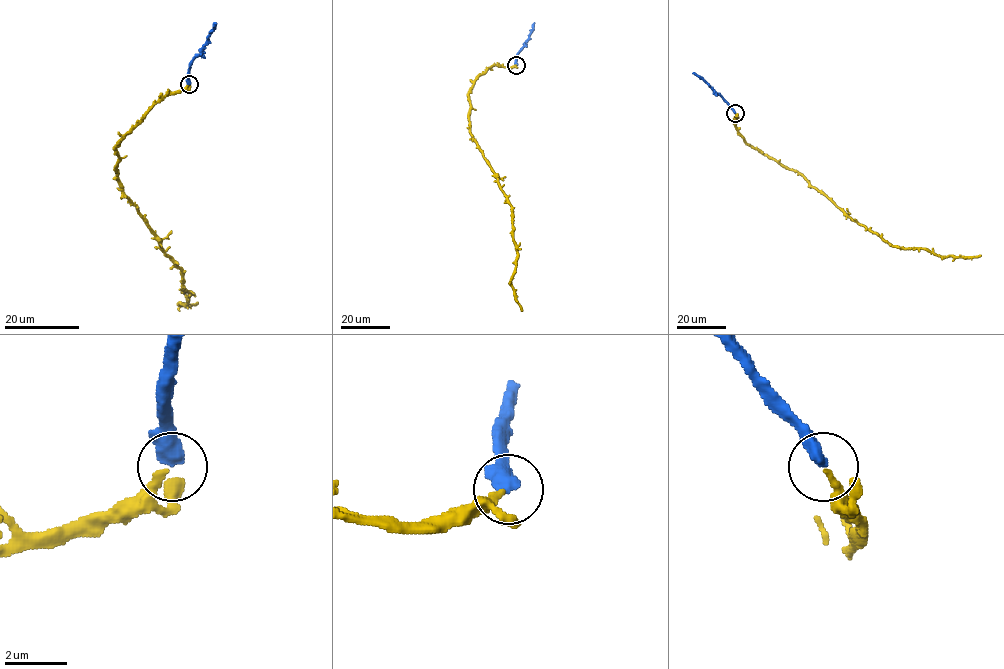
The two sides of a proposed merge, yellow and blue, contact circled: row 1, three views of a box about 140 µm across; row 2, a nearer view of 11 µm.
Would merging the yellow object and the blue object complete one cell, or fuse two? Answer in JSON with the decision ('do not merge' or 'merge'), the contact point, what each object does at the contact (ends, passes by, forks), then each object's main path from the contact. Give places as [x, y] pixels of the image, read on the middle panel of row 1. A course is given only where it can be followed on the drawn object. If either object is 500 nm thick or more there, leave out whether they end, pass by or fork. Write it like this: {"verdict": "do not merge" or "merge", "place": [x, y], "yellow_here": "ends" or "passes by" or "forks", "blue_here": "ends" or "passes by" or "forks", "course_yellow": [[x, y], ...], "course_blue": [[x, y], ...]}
{"verdict": "merge", "place": [516, 65], "yellow_here": "ends", "blue_here": "ends", "course_yellow": [[516, 64], [492, 65], [477, 77], [469, 94], [469, 132], [511, 206], [517, 257], [510, 283], [522, 311]], "course_blue": [[516, 64], [516, 54], [534, 23]]}

